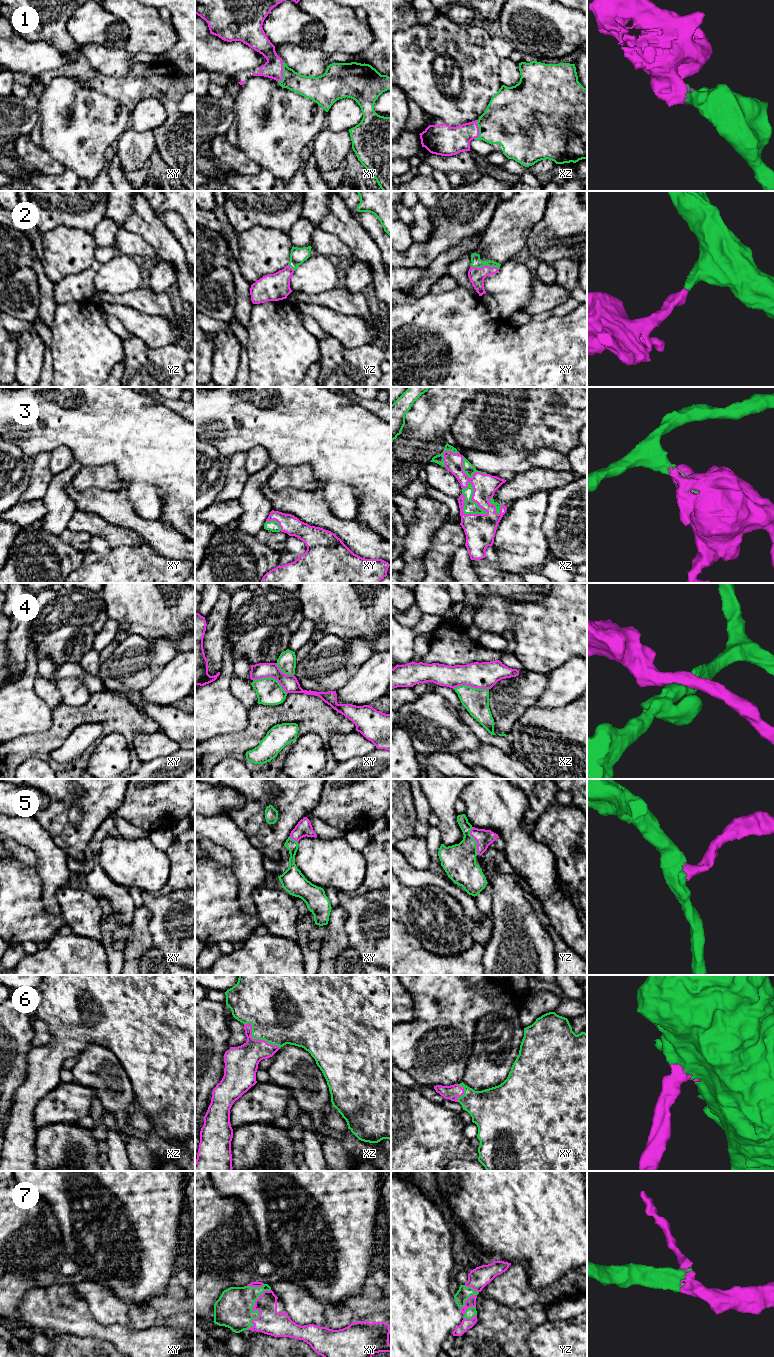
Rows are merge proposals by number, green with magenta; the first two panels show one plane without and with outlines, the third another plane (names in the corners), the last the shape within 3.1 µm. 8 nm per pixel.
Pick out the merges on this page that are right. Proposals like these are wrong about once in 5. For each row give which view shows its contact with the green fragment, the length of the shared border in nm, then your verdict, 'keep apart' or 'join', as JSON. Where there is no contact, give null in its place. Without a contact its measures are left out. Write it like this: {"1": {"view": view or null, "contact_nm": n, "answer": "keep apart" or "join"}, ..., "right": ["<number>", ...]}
{"1": {"view": "xy", "contact_nm": 170, "answer": "join"}, "2": {"view": "xy", "contact_nm": 220, "answer": "join"}, "3": {"view": "xz", "contact_nm": 300, "answer": "join"}, "4": {"view": "xy", "contact_nm": 300, "answer": "keep apart"}, "5": {"view": "yz", "contact_nm": 220, "answer": "join"}, "6": {"view": "xz", "contact_nm": 360, "answer": "join"}, "7": {"view": "xy", "contact_nm": 380, "answer": "join"}, "right": ["1", "2", "3", "5", "6", "7"]}

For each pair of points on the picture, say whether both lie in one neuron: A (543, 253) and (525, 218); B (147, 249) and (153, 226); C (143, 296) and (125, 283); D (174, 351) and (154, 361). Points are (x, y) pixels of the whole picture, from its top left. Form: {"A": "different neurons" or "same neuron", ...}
{"A": "different neurons", "B": "different neurons", "C": "different neurons", "D": "same neuron"}

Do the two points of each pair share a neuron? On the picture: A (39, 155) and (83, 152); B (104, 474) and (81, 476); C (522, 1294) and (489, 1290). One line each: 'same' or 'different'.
A: different
B: same
C: same

